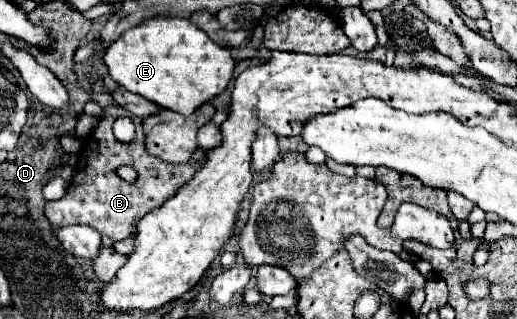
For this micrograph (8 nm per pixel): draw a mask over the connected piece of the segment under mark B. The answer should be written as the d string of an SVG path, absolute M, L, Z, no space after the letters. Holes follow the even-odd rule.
M110 105L104 109L104 117L100 119L98 127L84 139L74 179L70 181L66 195L60 201L46 201L46 217L52 225L88 225L94 227L100 235L110 237L112 241L122 241L134 235L134 225L142 215L150 209L160 207L166 197L172 195L180 185L187 183L187 173L199 169L199 161L194 165L182 163L162 163L162 159L150 155L146 151L146 137L142 133L142 119L124 111L118 105ZM116 117L130 117L136 125L136 137L130 143L120 143L112 133L112 123ZM132 163L138 171L138 179L134 183L126 183L116 175L118 165Z

